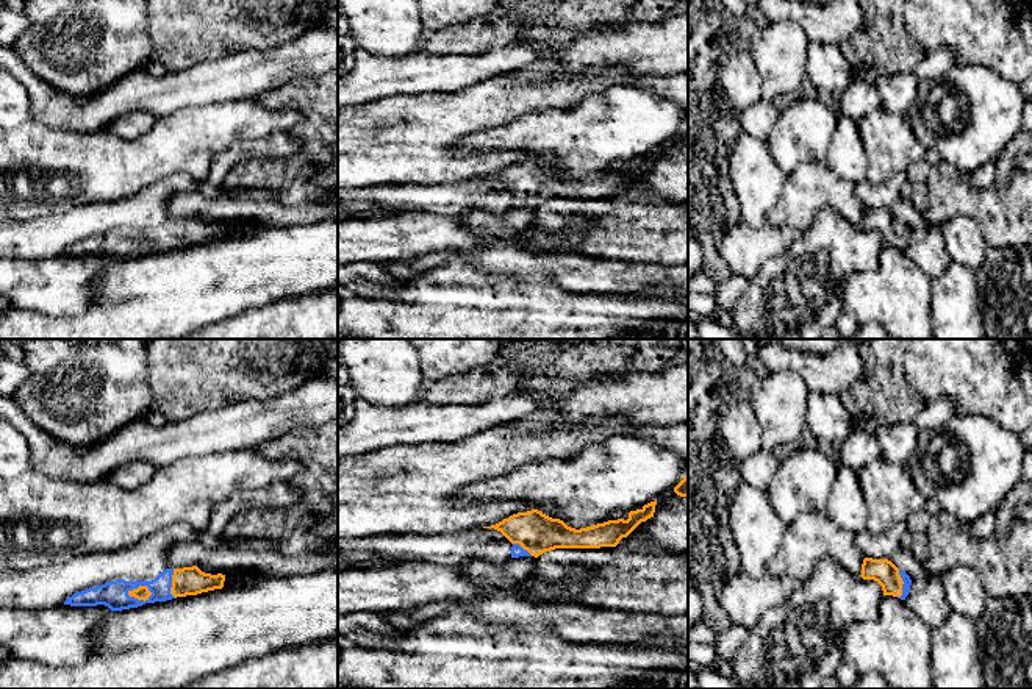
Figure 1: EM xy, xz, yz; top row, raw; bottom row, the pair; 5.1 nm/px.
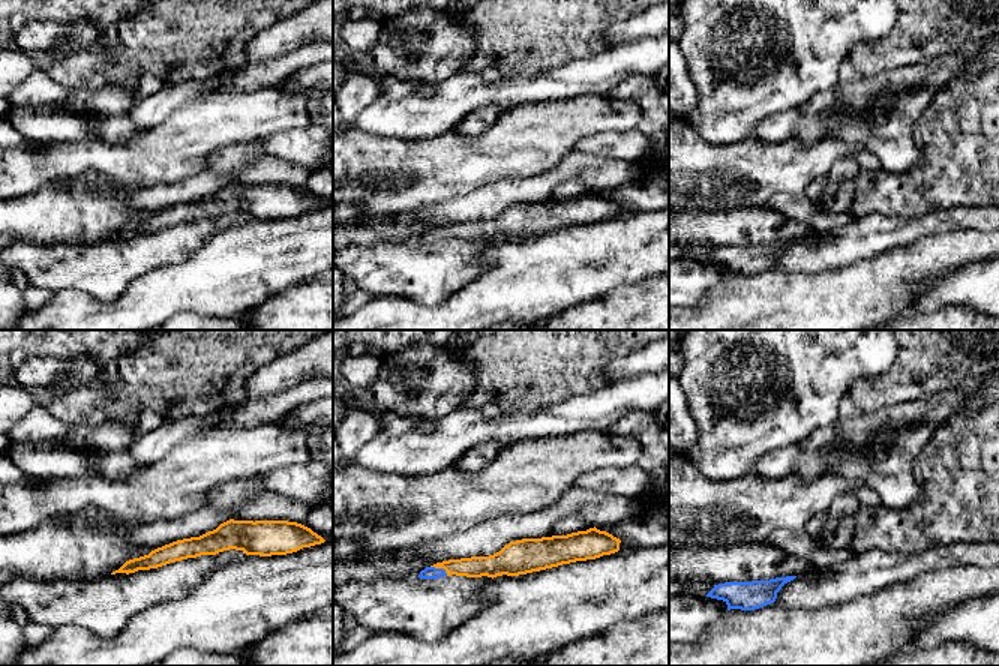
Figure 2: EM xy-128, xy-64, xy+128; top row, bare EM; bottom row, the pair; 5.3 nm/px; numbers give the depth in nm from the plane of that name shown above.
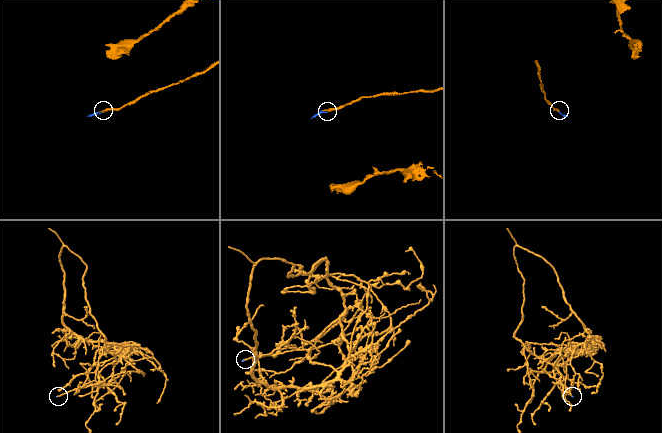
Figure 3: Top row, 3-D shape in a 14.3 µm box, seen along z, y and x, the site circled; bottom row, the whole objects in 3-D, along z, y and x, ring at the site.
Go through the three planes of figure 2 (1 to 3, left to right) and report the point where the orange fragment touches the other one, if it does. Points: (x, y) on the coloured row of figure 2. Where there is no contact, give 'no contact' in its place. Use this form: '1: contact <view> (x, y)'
1: no contact
2: contact xy-64 (440, 569)
3: no contact

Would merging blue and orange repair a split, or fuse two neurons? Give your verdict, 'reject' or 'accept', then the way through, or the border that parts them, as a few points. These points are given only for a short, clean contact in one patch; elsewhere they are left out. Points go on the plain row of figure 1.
accept

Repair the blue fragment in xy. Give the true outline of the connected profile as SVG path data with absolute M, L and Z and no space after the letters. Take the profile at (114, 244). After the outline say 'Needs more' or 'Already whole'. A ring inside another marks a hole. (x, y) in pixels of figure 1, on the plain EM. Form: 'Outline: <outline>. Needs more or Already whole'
Outline: M197 216L166 219L152 231L116 230L73 244L64 252L70 256L105 255L111 261L138 258L145 253L166 252L177 247L197 245L222 239L225 225L205 223Z. Needs more

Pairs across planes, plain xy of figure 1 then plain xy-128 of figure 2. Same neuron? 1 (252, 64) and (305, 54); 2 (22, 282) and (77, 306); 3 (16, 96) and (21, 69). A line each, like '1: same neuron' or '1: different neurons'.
1: same neuron
2: different neurons
3: different neurons

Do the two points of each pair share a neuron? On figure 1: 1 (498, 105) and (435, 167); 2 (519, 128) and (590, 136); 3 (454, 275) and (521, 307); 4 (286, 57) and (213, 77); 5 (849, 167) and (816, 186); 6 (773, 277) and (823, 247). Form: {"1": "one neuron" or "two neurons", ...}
{"1": "one neuron", "2": "one neuron", "3": "one neuron", "4": "one neuron", "5": "two neurons", "6": "one neuron"}

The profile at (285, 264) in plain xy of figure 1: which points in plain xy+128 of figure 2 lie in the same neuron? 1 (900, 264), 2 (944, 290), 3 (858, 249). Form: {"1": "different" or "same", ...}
{"1": "same", "2": "different", "3": "different"}

